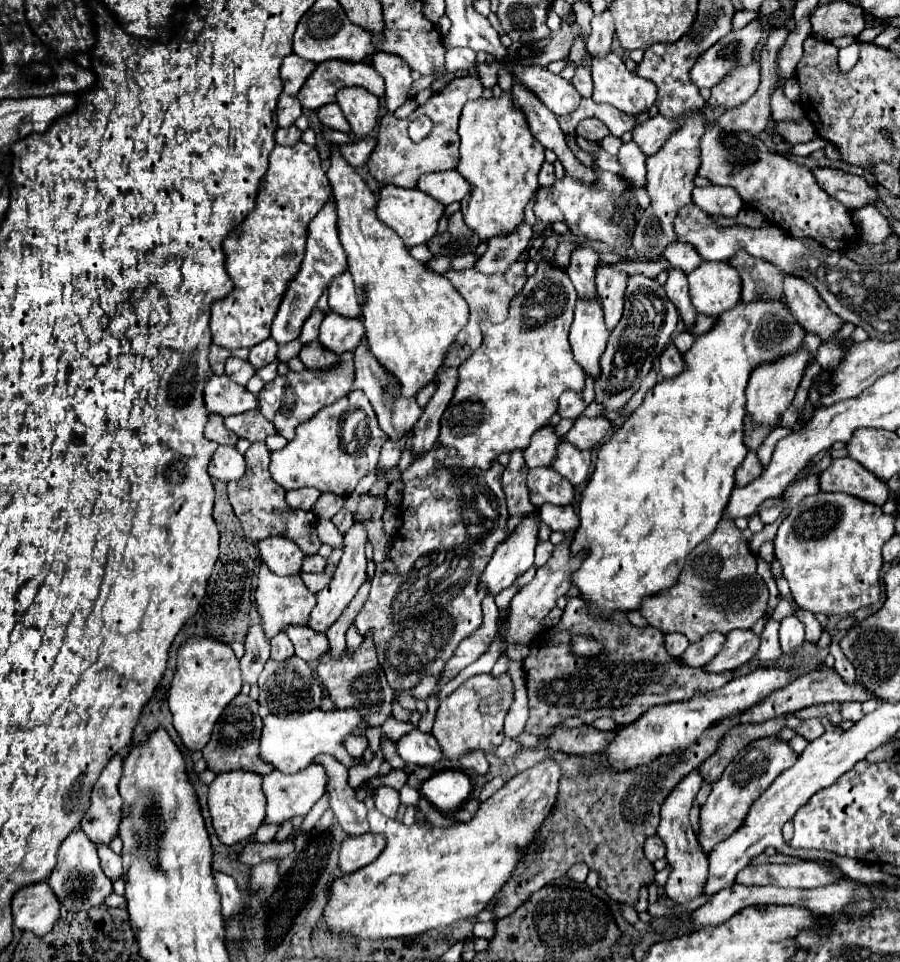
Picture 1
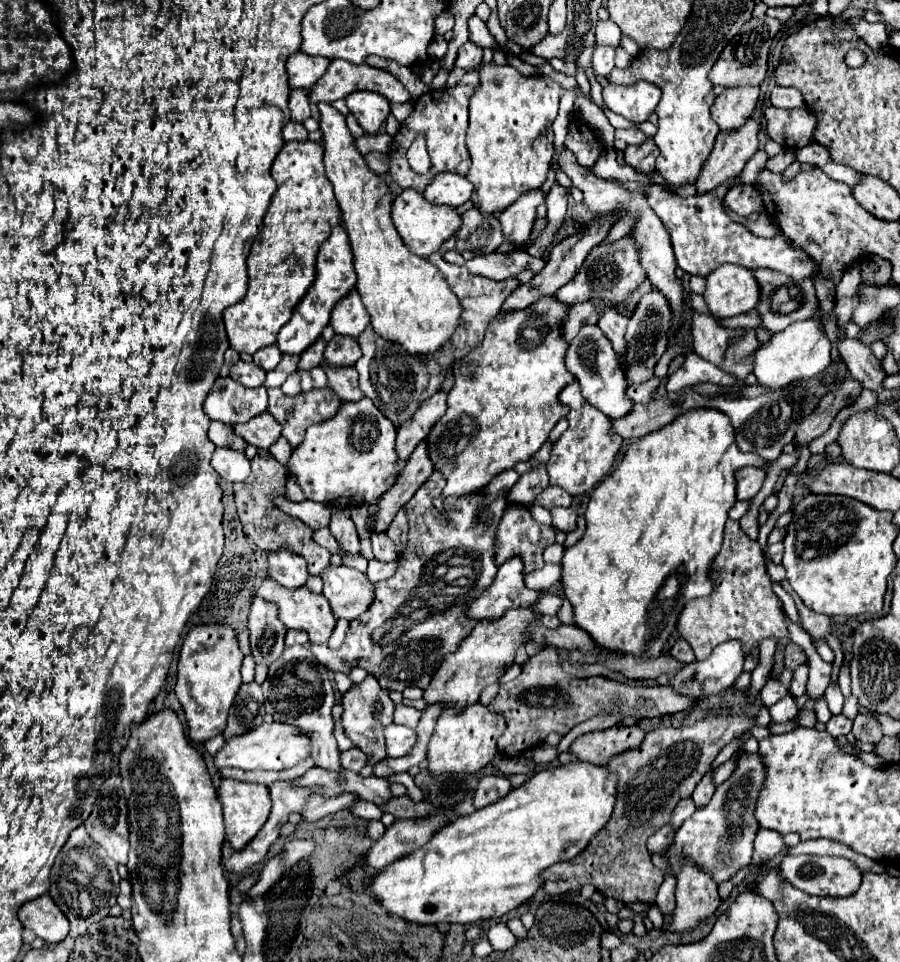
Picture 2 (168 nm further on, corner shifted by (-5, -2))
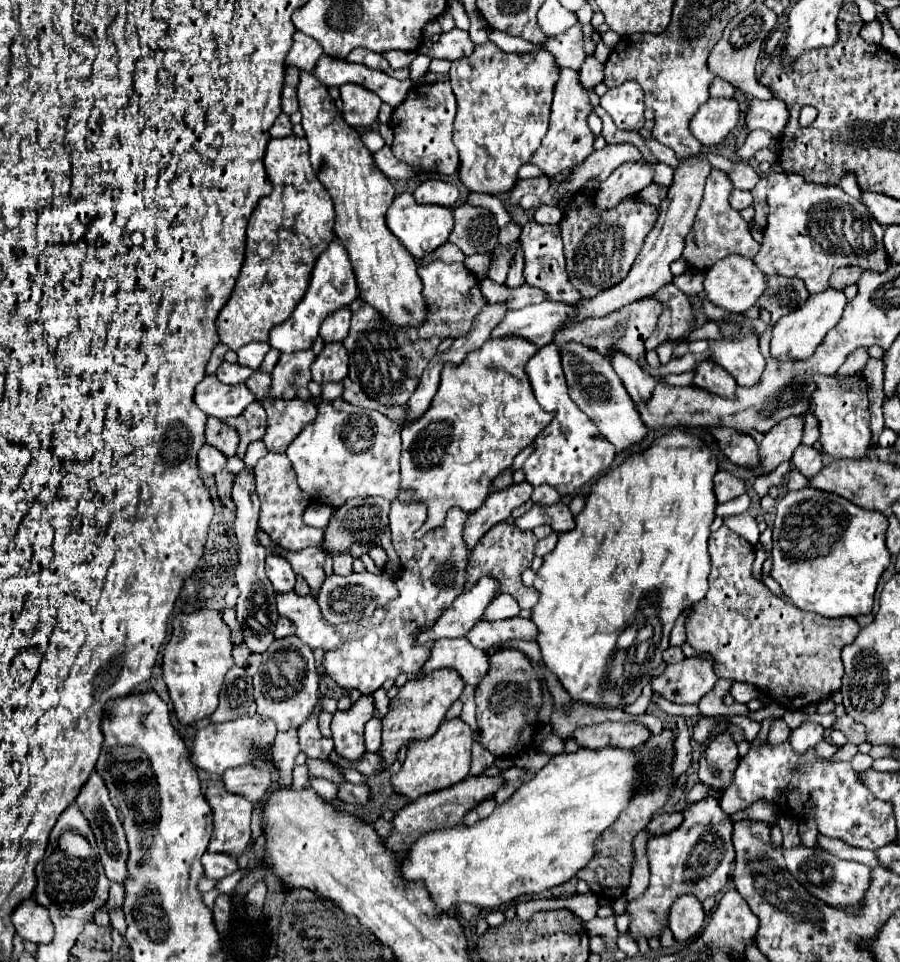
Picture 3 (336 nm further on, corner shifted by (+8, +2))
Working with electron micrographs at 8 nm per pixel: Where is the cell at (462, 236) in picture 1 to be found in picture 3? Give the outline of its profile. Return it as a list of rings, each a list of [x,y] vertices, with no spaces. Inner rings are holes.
[[[461,204],[453,210],[453,216],[455,228],[449,236],[449,242],[457,244],[465,256],[485,254],[497,246],[499,226],[487,208]]]

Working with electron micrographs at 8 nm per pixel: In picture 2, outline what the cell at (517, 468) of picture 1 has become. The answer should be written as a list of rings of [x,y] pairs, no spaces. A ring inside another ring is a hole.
[[[510,504],[496,530],[496,562],[520,556],[524,570],[532,572],[544,566],[542,552],[550,544],[554,544],[554,528],[538,524],[528,506]]]

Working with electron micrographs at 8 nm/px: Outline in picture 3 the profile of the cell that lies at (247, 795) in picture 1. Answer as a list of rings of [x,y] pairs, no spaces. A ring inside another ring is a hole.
[[[221,780],[209,782],[205,798],[213,810],[213,834],[207,852],[239,858],[251,842],[253,804],[223,788]]]

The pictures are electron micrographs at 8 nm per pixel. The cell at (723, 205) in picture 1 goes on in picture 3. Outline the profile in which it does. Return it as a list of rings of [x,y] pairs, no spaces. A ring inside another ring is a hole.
[[[733,190],[729,202],[731,202],[731,206],[733,206],[735,210],[743,210],[743,208],[747,208],[747,206],[753,204],[753,196],[751,196],[751,192],[747,192],[747,190]]]

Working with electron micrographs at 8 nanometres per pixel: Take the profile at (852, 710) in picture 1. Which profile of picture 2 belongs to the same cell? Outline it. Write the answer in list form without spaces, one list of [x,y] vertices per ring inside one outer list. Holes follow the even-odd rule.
[[[844,714],[832,716],[830,722],[826,724],[826,732],[828,732],[830,736],[834,736],[834,738],[838,738],[838,736],[842,736],[842,734],[846,736],[846,734],[852,732],[852,720],[848,720]]]

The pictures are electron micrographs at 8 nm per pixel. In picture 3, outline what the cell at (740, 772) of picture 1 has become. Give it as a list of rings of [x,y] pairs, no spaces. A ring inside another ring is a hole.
[[[709,796],[703,802],[689,808],[687,812],[683,812],[683,816],[685,820],[677,830],[649,840],[649,888],[645,890],[645,894],[627,904],[627,914],[631,918],[627,934],[635,942],[639,938],[651,940],[661,936],[661,932],[667,928],[669,908],[675,902],[675,898],[683,894],[693,894],[703,902],[707,896],[719,894],[729,880],[731,864],[735,860],[735,850],[731,842],[733,822],[729,820],[729,814],[725,814],[717,800]]]

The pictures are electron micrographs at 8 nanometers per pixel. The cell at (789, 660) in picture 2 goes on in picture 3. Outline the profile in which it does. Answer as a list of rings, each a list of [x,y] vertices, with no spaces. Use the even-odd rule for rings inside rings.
[[[721,526],[709,536],[711,554],[711,574],[707,596],[693,606],[693,614],[687,620],[687,644],[699,652],[711,652],[715,658],[715,674],[719,678],[729,678],[733,682],[747,682],[755,686],[761,694],[773,698],[785,710],[803,710],[809,704],[831,698],[833,692],[841,688],[843,664],[841,648],[859,634],[859,624],[853,618],[829,620],[815,616],[813,612],[803,612],[791,602],[775,596],[765,584],[753,578],[753,554],[755,546],[743,540],[739,534]]]

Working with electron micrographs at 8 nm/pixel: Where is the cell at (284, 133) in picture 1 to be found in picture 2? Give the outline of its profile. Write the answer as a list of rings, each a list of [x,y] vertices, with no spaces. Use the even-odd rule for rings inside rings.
[[[288,122],[286,126],[284,126],[284,130],[282,130],[282,136],[284,136],[284,140],[286,142],[290,142],[290,140],[306,140],[308,138],[308,132],[306,132],[306,128],[302,126],[302,124],[298,124],[298,122]]]

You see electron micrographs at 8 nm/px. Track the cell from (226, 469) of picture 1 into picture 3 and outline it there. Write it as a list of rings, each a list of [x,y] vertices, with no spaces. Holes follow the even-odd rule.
[[[205,444],[201,450],[199,450],[199,470],[205,472],[205,474],[217,474],[219,470],[223,470],[227,458],[213,446]]]

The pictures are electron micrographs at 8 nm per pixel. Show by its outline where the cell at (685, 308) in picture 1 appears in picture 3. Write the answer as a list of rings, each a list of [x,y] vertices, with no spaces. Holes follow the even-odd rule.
[[[753,334],[747,340],[727,342],[727,340],[709,340],[711,358],[723,366],[739,386],[755,386],[761,380],[765,360],[759,352],[759,338]]]

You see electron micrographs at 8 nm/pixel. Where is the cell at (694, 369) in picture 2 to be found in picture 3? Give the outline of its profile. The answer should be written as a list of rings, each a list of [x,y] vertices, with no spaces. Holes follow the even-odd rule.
[[[703,360],[697,364],[697,374],[695,374],[695,386],[717,394],[717,396],[727,396],[729,400],[735,398],[735,378],[721,366]]]

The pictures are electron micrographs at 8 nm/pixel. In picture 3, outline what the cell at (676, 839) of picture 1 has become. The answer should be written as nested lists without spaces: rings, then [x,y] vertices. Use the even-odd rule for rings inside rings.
[[[685,894],[673,902],[669,914],[669,928],[675,934],[677,942],[689,942],[691,938],[695,938],[703,928],[703,924],[705,912],[695,896]]]

